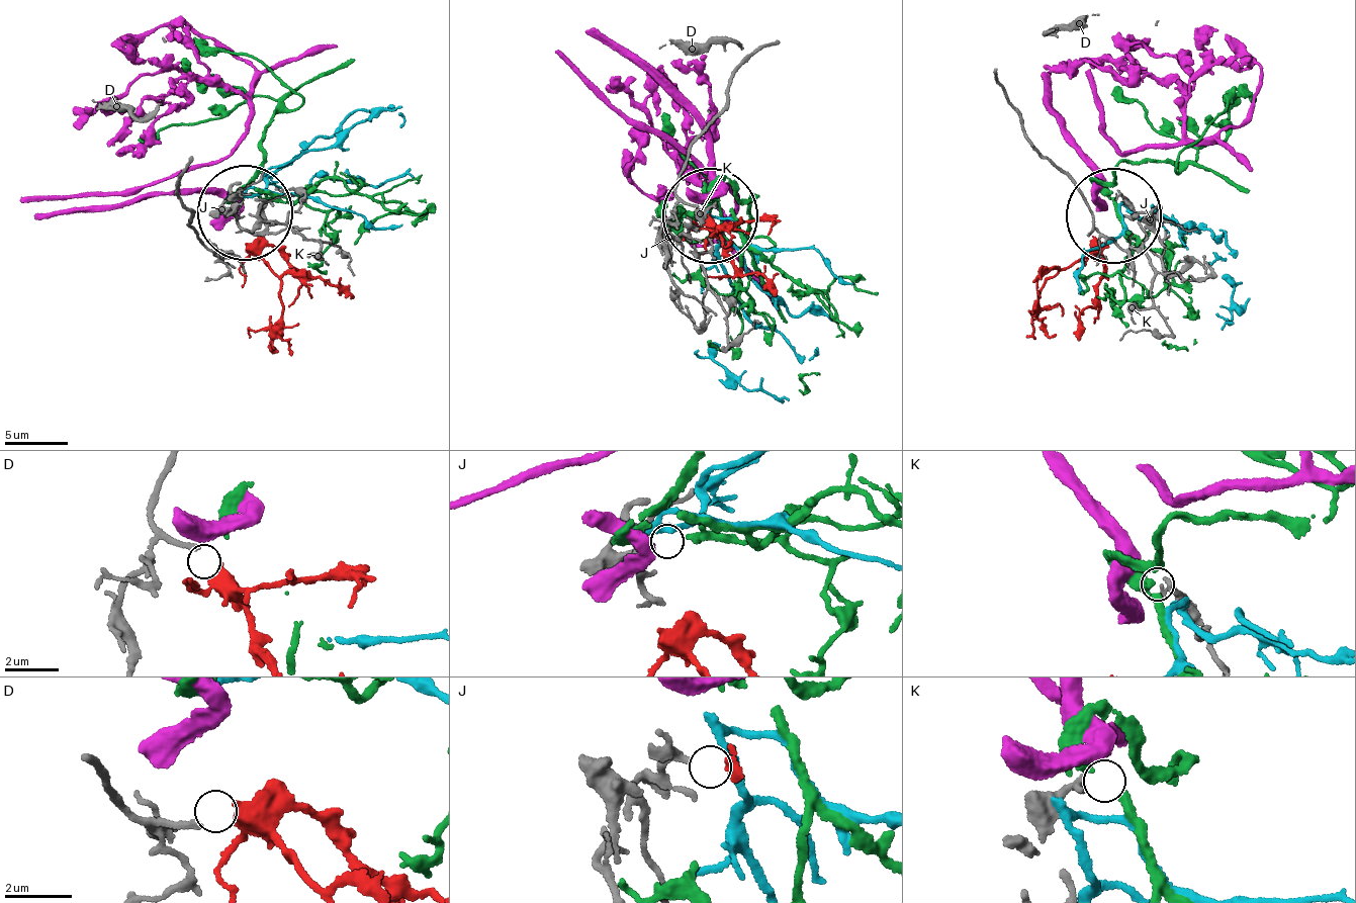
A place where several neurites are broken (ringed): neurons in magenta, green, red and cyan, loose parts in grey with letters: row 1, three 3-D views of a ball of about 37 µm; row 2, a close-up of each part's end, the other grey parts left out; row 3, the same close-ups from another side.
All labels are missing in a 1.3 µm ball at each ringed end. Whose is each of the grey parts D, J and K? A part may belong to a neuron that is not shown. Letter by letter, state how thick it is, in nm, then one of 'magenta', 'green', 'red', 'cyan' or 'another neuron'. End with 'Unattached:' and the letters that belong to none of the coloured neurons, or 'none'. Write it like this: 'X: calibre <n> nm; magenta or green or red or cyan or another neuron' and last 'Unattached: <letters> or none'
D: calibre 180 nm; red
J: calibre 150 nm; another neuron
K: calibre 240 nm; another neuron
Unattached: J, K

